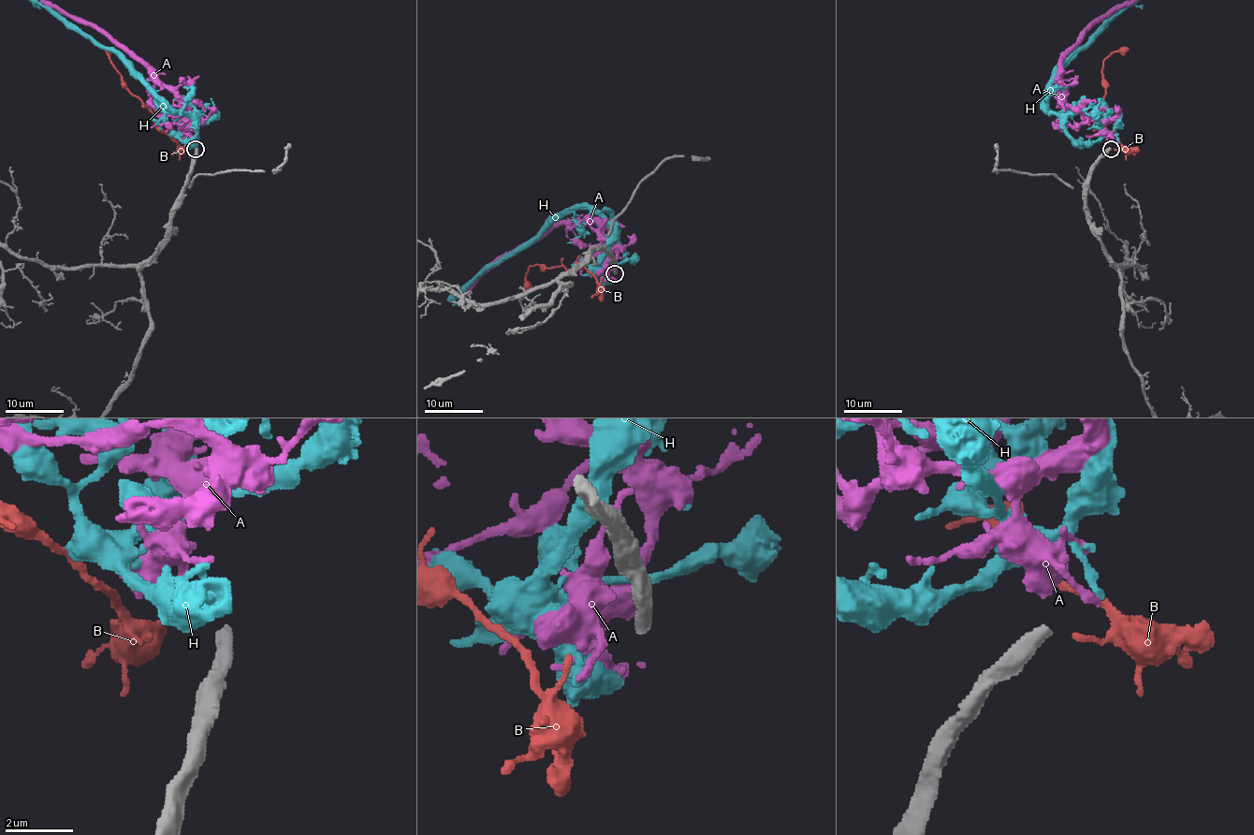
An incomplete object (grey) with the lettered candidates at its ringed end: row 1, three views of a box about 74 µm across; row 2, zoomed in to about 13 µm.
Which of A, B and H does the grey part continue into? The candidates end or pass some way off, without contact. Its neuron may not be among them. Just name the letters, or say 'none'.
none

